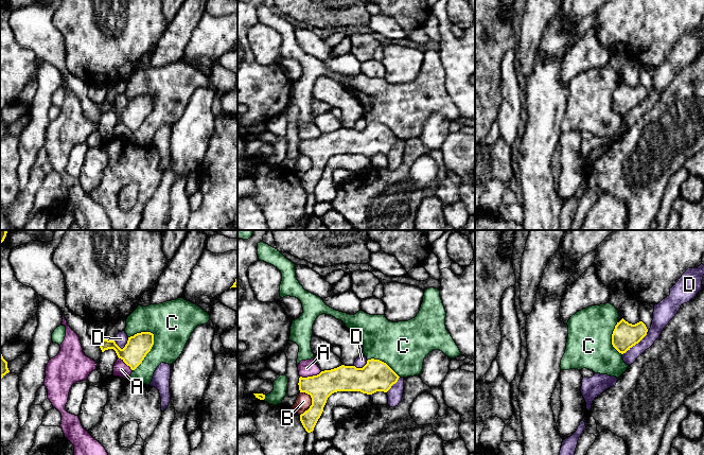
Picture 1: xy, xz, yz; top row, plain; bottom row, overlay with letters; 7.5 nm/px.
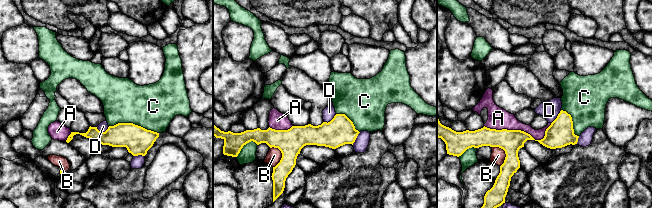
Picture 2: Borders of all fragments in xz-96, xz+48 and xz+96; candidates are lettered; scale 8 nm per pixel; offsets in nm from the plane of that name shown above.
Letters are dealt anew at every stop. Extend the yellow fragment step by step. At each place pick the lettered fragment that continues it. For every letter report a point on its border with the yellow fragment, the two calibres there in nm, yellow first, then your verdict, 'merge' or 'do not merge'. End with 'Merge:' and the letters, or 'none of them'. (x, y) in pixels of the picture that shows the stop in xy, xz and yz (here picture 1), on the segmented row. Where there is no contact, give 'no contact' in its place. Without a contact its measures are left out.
A: xz (311, 377) | 190/130 nm | do not merge
B: xz (312, 403) | 190/120 nm | do not merge
C: xy (150, 350) | 180/320 nm | do not merge
D: yz (634, 345) | 200/110 nm | do not merge
Merge: none of them

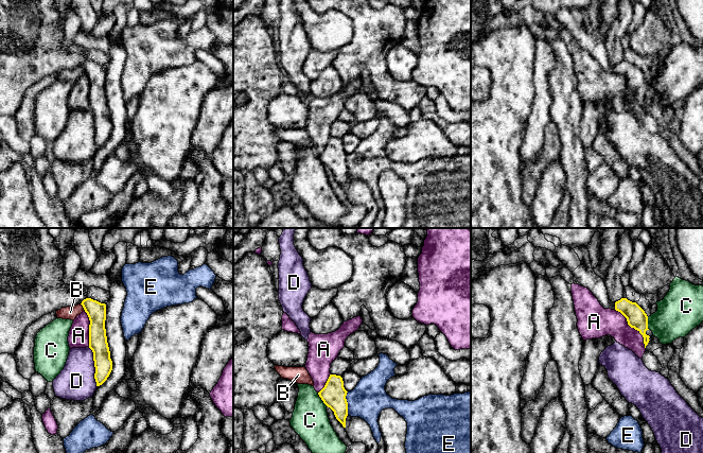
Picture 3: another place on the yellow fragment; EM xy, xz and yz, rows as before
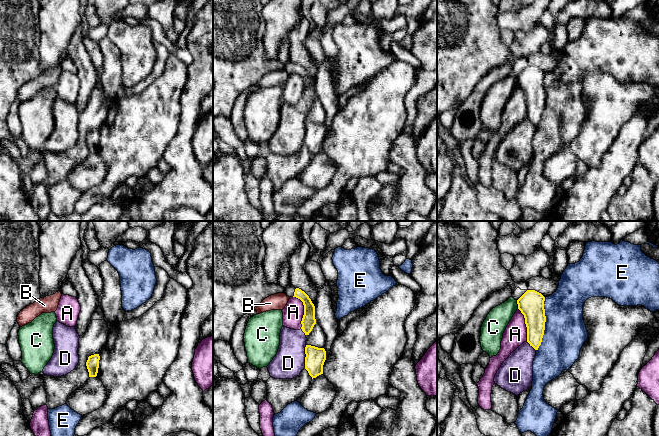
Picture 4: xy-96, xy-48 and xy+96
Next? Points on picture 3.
A: yz (633, 327) | 150/220 nm | do not merge
B: xy (83, 307) | 140/100 nm | do not merge
C: xz (321, 399) | 190/280 nm | do not merge
D: xy (94, 366) | 140/280 nm | do not merge
E: xz (347, 403) | 190/280 nm | do not merge
Merge: none of them

